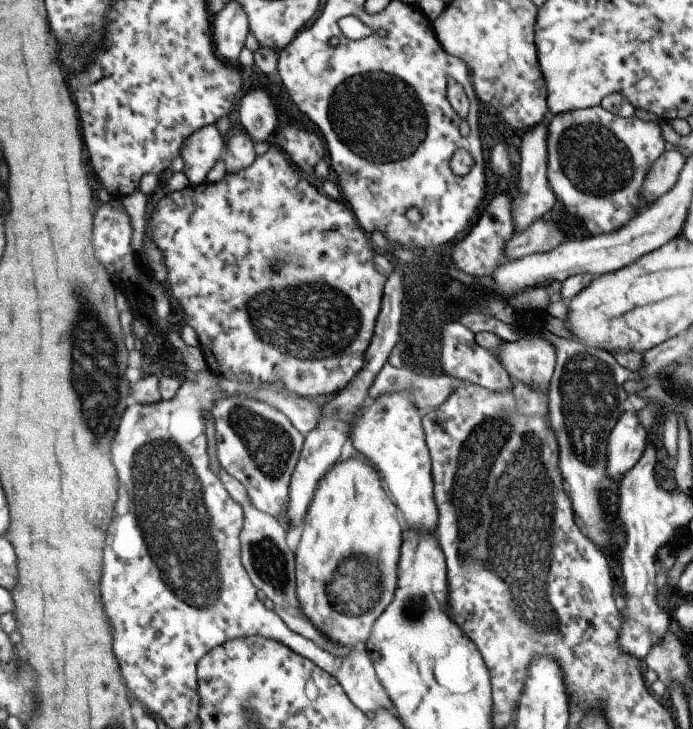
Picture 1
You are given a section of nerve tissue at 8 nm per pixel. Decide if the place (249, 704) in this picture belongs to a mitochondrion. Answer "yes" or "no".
yes

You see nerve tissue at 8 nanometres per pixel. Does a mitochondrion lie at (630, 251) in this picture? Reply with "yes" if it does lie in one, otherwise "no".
no

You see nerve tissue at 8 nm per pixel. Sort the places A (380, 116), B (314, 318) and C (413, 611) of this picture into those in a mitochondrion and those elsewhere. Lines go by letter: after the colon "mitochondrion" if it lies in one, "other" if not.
A: mitochondrion
B: mitochondrion
C: mitochondrion

